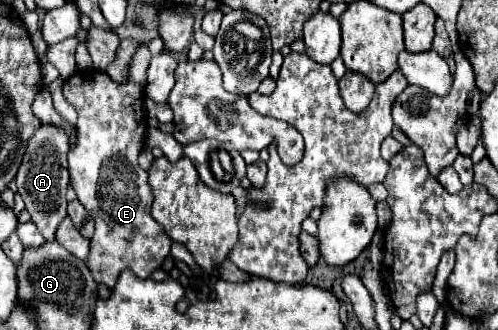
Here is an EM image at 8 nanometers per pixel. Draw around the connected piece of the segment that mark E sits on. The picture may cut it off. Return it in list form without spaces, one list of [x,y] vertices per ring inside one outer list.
[[[140,48],[132,58],[130,78],[126,84],[116,84],[108,74],[98,70],[84,70],[74,74],[64,84],[64,98],[76,108],[76,146],[68,152],[70,182],[78,200],[96,222],[90,240],[88,268],[96,282],[112,288],[124,268],[132,268],[136,276],[148,278],[162,266],[170,254],[172,240],[164,228],[150,216],[152,192],[148,186],[148,172],[138,166],[138,152],[144,148],[146,112],[144,86],[146,66],[150,64],[148,48]]]

